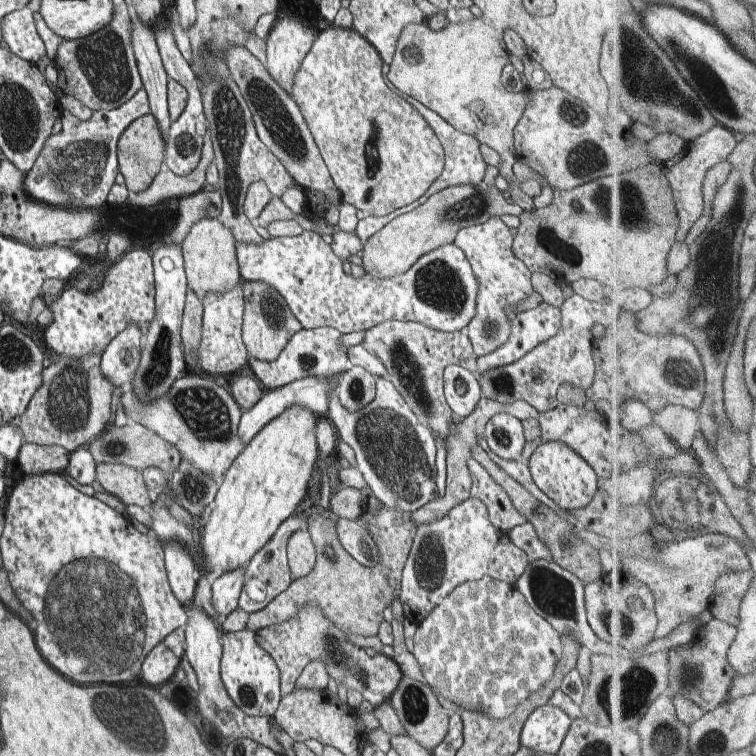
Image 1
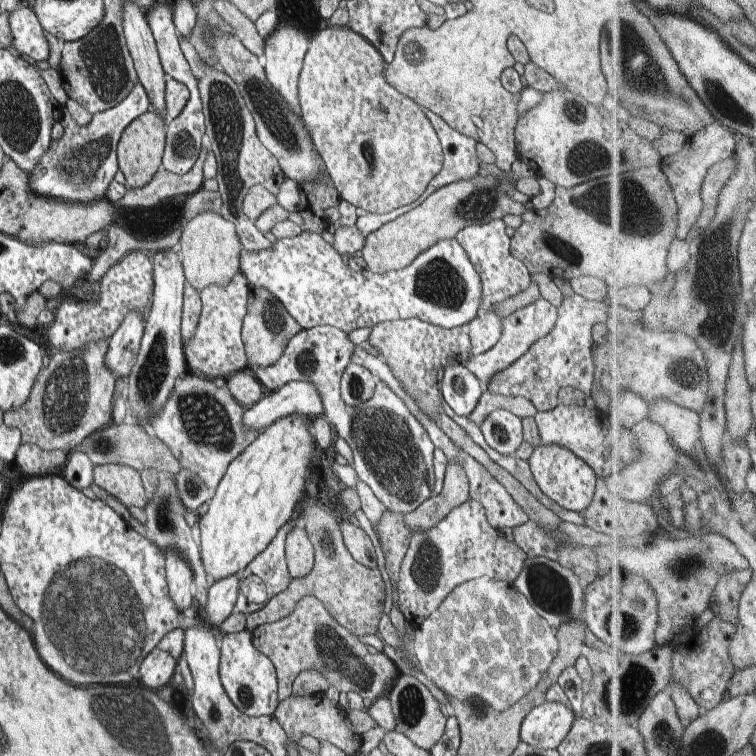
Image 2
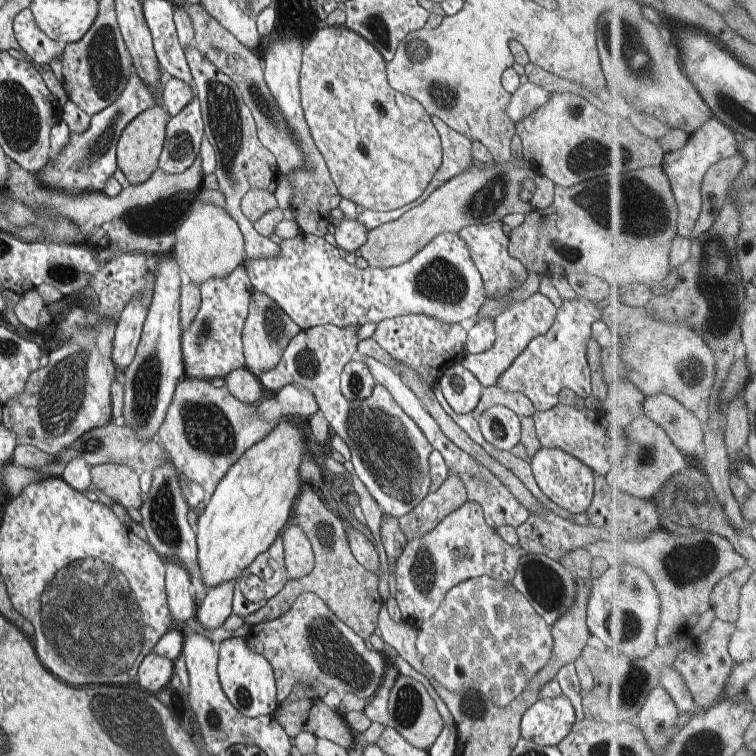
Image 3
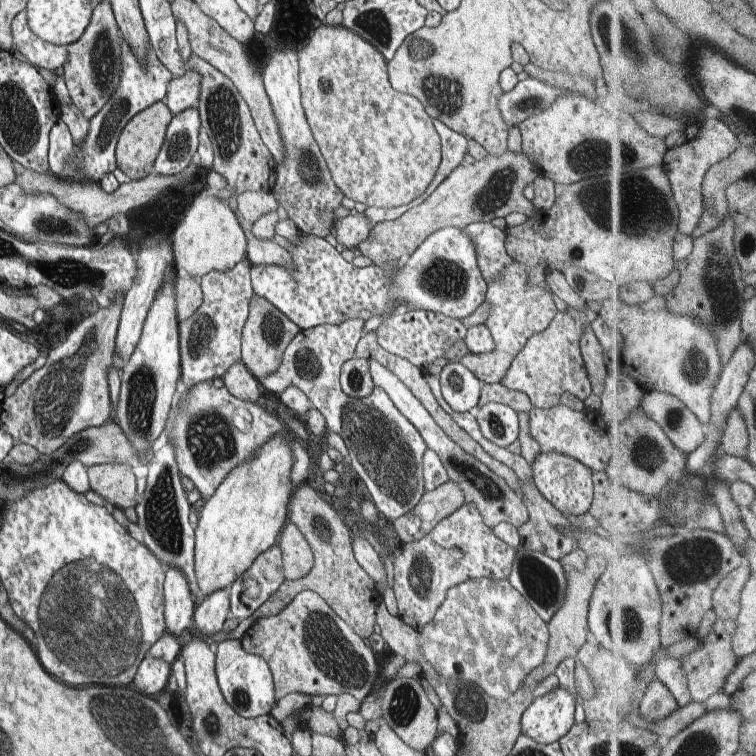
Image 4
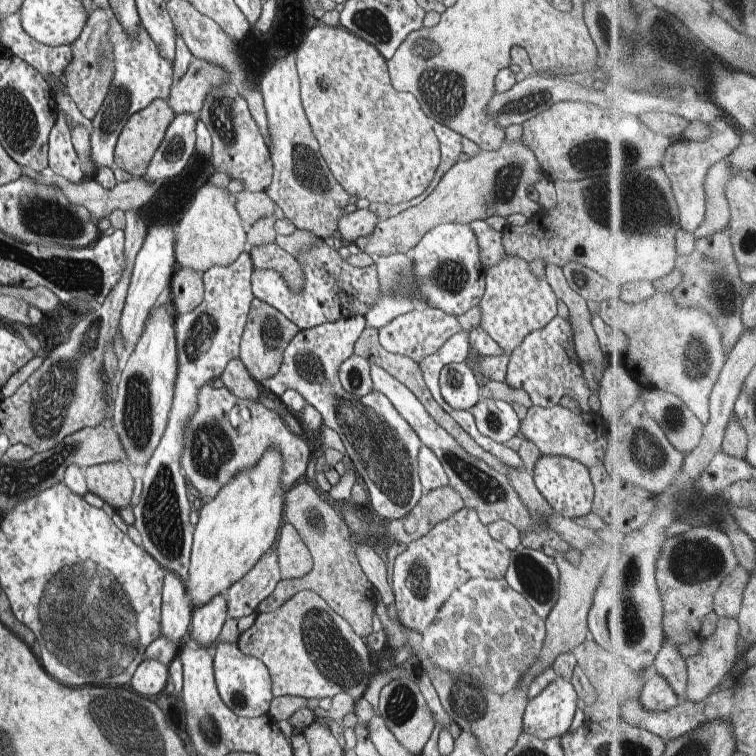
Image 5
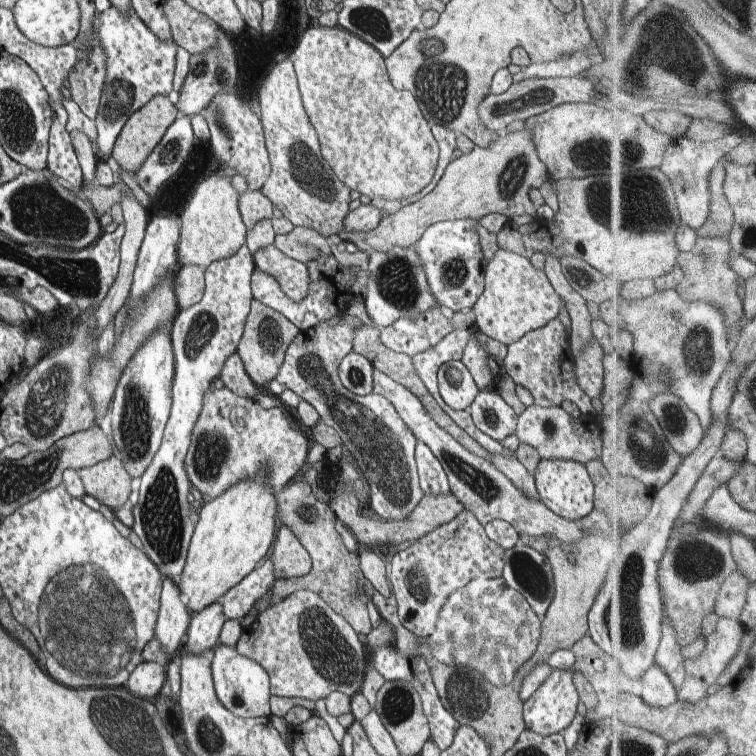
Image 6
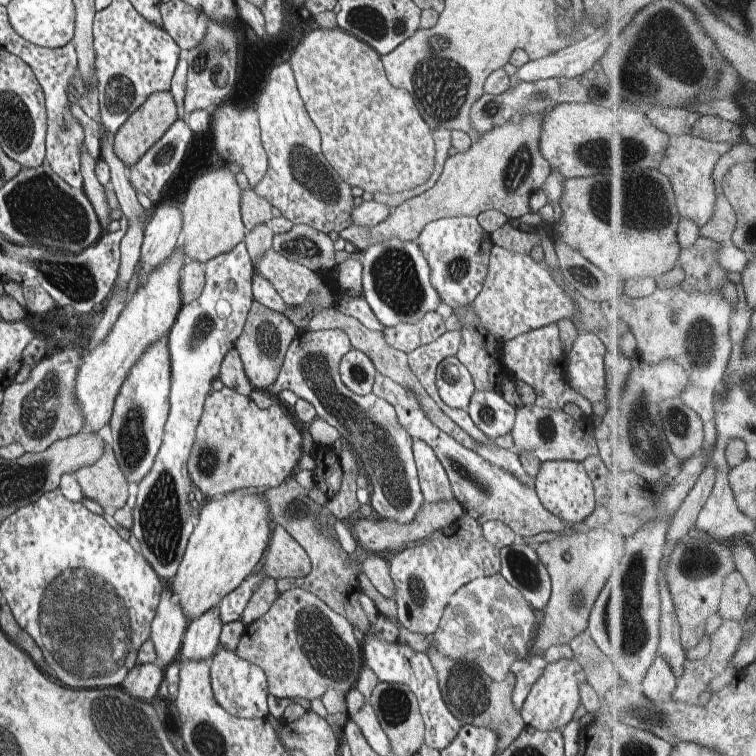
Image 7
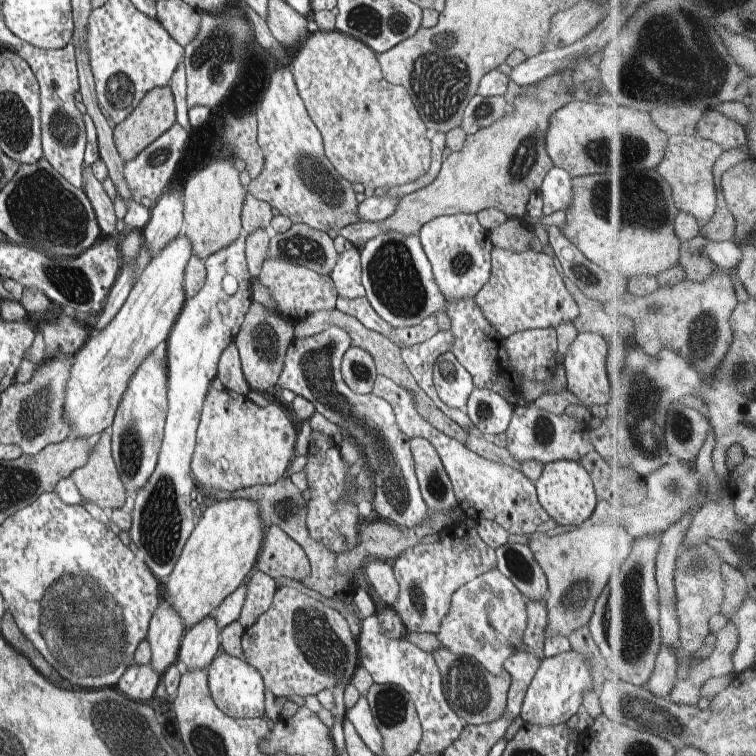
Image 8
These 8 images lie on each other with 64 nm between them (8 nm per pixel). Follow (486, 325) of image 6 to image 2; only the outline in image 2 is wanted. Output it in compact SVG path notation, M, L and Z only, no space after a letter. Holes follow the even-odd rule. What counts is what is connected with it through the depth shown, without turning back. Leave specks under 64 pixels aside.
M540 297L533 304L518 309L513 314L502 318L501 321L503 322L503 333L500 340L484 354L472 356L466 366L476 378L479 378L479 382L484 388L488 388L494 375L502 372L507 366L526 354L534 342L544 338L555 327L557 308Z

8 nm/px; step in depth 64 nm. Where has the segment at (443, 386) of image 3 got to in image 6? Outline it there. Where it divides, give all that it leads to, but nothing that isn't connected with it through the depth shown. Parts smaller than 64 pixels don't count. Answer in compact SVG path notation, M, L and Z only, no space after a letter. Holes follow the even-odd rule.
M448 362L438 370L440 396L454 410L468 410L481 391L474 382L467 366L460 362Z

